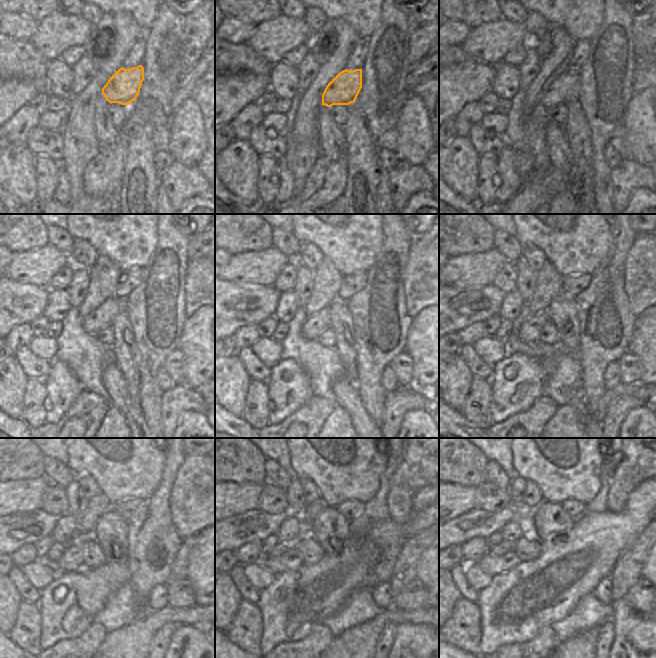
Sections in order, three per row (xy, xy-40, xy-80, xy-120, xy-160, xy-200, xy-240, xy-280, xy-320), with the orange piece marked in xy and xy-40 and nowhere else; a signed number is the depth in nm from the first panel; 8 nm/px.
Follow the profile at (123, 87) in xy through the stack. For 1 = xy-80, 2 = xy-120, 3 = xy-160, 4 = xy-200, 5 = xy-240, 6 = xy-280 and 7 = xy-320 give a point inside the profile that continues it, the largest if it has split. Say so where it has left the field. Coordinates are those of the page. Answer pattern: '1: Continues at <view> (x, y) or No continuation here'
1: Continues at xy-80 (564, 88)
2: Continues at xy-120 (101, 318)
3: Continues at xy-160 (315, 324)
4: Continues at xy-200 (530, 331)
5: Continues at xy-240 (72, 559)
6: Continues at xy-280 (291, 560)
7: Continues at xy-320 (491, 565).

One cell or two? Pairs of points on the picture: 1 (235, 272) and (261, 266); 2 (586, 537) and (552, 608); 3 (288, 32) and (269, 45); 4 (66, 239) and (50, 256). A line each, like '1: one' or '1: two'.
1: one
2: one
3: one
4: two

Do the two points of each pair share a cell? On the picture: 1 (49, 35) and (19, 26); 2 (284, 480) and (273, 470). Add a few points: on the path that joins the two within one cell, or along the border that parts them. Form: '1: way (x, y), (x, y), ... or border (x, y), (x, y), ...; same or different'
1: border (38, 21), (36, 31), (29, 40); different
2: way (281, 477), (276, 473); same

